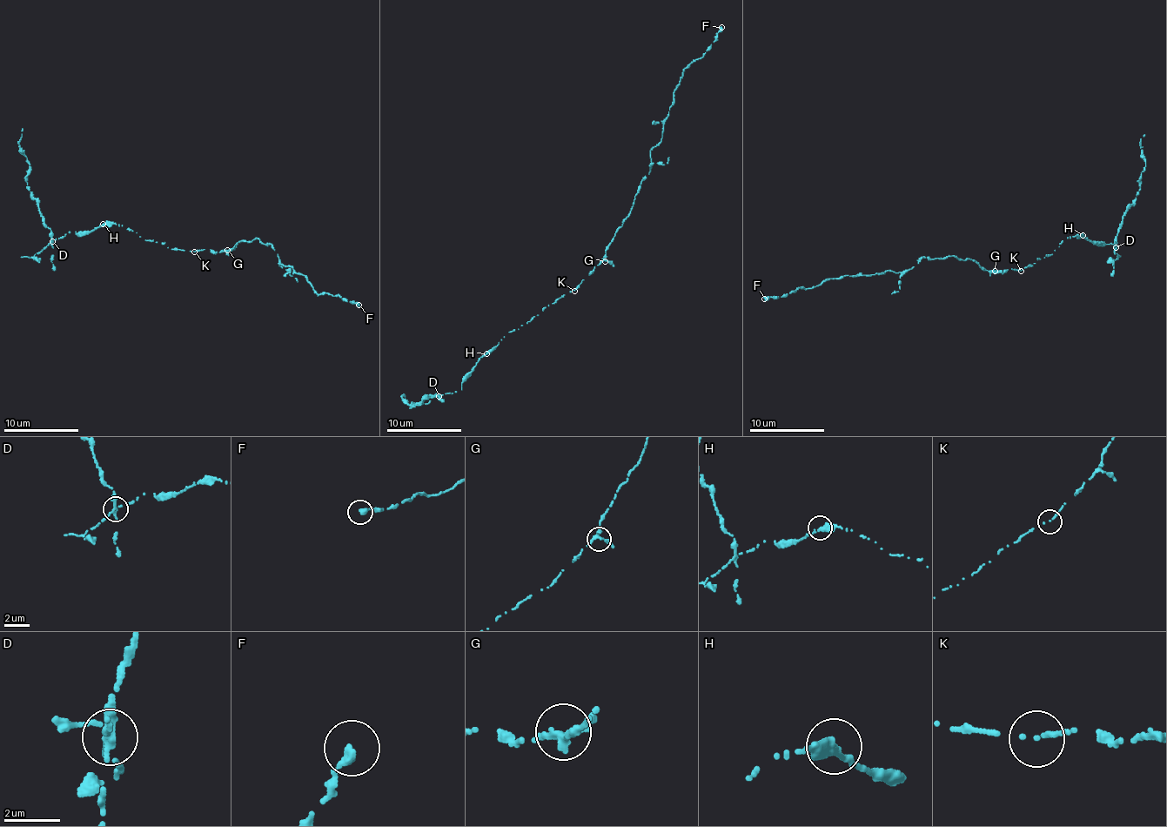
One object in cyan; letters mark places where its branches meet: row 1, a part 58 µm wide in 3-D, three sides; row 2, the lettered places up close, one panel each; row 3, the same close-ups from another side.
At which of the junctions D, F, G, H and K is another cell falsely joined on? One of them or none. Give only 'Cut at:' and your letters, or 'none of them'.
Cut at: D

